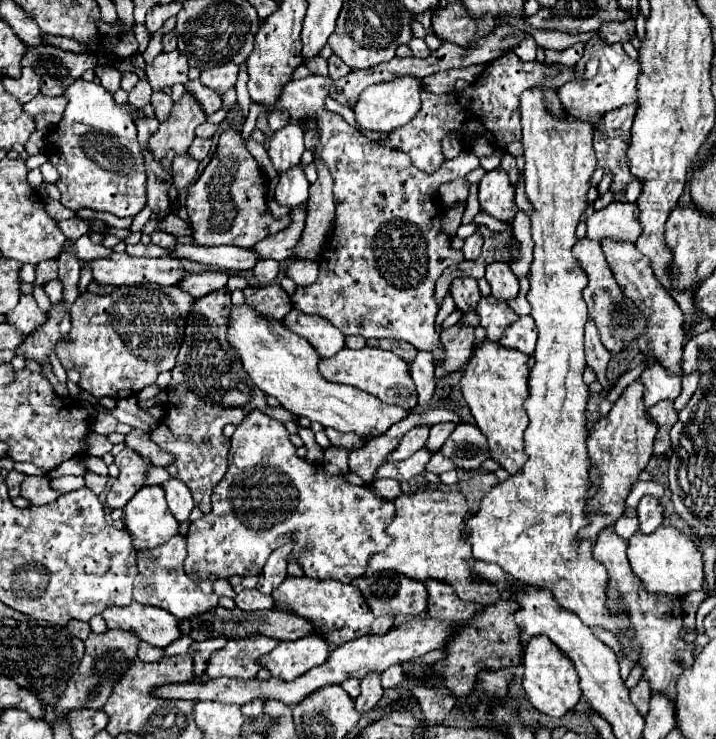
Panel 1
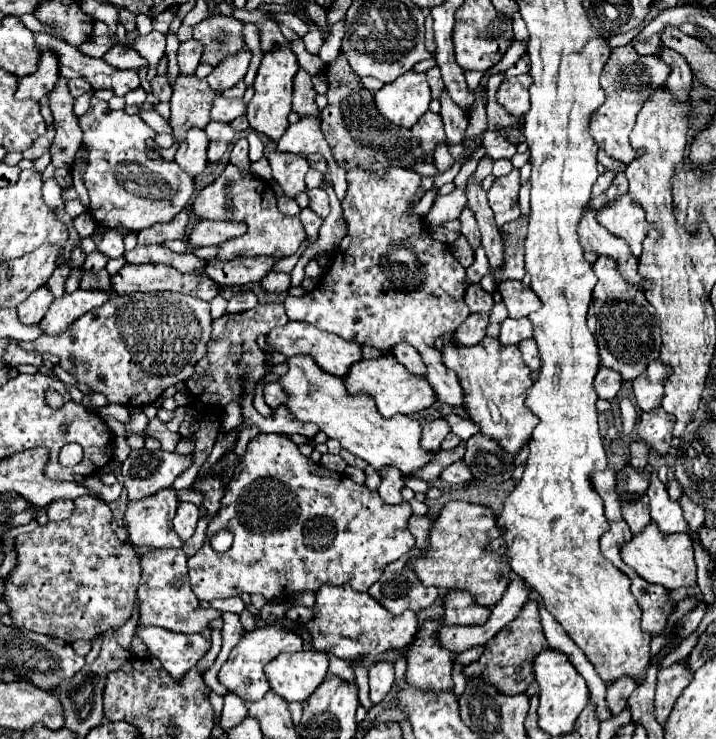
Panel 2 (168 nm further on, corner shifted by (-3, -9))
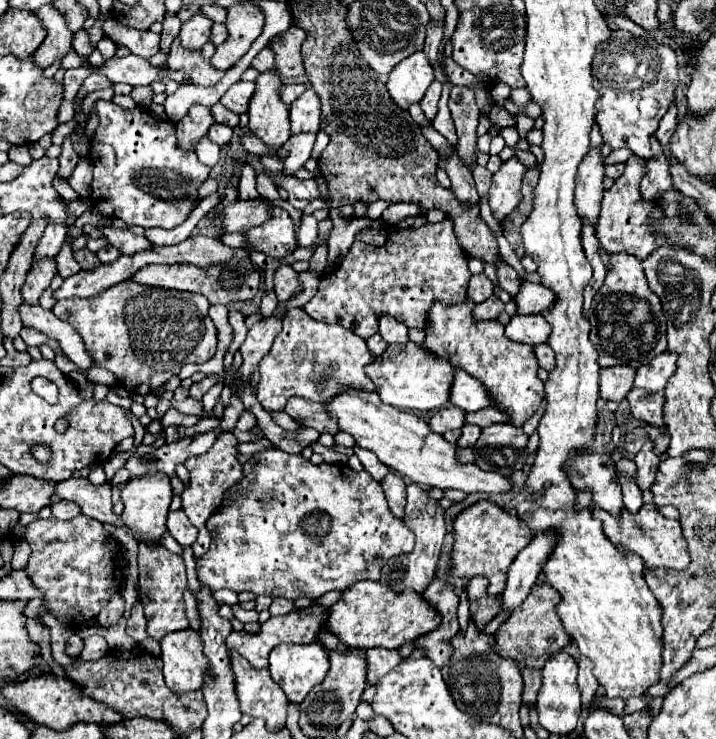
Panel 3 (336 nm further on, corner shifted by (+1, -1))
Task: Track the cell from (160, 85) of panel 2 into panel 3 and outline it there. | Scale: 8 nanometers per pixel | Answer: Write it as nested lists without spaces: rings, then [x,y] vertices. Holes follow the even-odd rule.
[[[165,12],[165,20],[163,20],[163,32],[161,32],[161,42],[163,42],[163,52],[169,52],[169,46],[173,42],[173,38],[179,34],[181,30],[181,20],[177,14]]]

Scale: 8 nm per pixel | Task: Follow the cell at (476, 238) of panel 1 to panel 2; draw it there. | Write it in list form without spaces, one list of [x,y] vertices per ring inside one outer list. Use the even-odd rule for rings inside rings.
[[[465,208],[465,210],[461,212],[459,220],[461,220],[461,234],[467,238],[469,246],[471,246],[473,250],[477,250],[477,248],[481,246],[481,238],[479,238],[479,228],[477,228],[477,222],[475,222],[471,210]]]

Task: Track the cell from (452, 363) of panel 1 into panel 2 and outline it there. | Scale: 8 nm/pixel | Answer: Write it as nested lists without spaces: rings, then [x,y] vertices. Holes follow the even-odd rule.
[[[469,314],[469,318],[453,334],[455,344],[457,346],[475,346],[485,336],[487,318],[489,318],[489,314]]]

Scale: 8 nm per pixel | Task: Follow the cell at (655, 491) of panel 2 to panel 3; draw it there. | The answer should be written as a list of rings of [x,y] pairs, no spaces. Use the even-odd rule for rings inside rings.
[[[647,440],[643,444],[643,448],[639,450],[639,454],[635,456],[635,464],[637,464],[637,484],[639,484],[641,490],[651,488],[651,484],[655,480],[655,474],[657,474],[657,468],[659,468],[659,458],[653,452],[653,448],[655,448],[655,444],[651,440]]]

